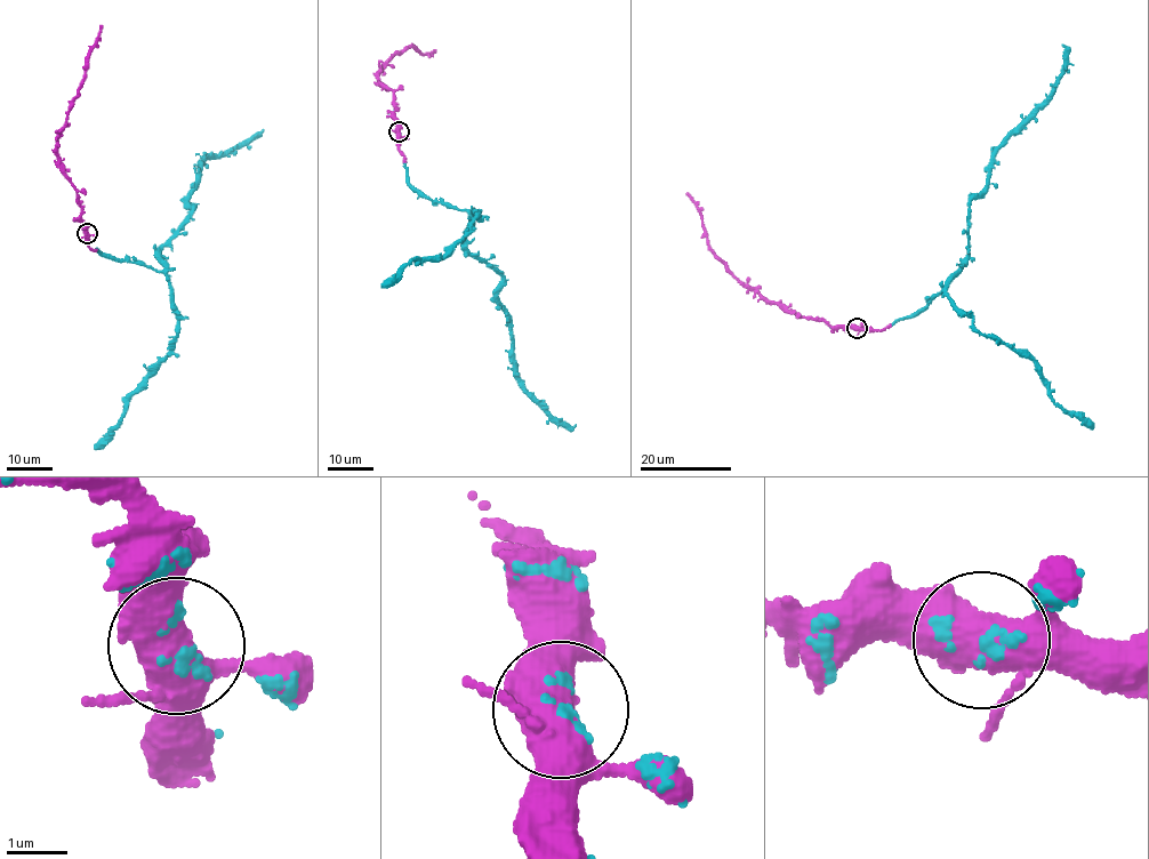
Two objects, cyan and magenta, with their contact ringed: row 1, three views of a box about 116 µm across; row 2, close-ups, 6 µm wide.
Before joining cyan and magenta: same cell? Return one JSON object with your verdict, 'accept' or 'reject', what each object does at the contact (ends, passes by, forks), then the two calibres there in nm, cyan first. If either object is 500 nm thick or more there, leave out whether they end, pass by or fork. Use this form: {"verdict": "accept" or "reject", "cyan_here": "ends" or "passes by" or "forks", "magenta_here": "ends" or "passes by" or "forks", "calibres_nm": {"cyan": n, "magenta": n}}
{"verdict": "accept", "calibres_nm": {"cyan": 120, "magenta": 500}}

